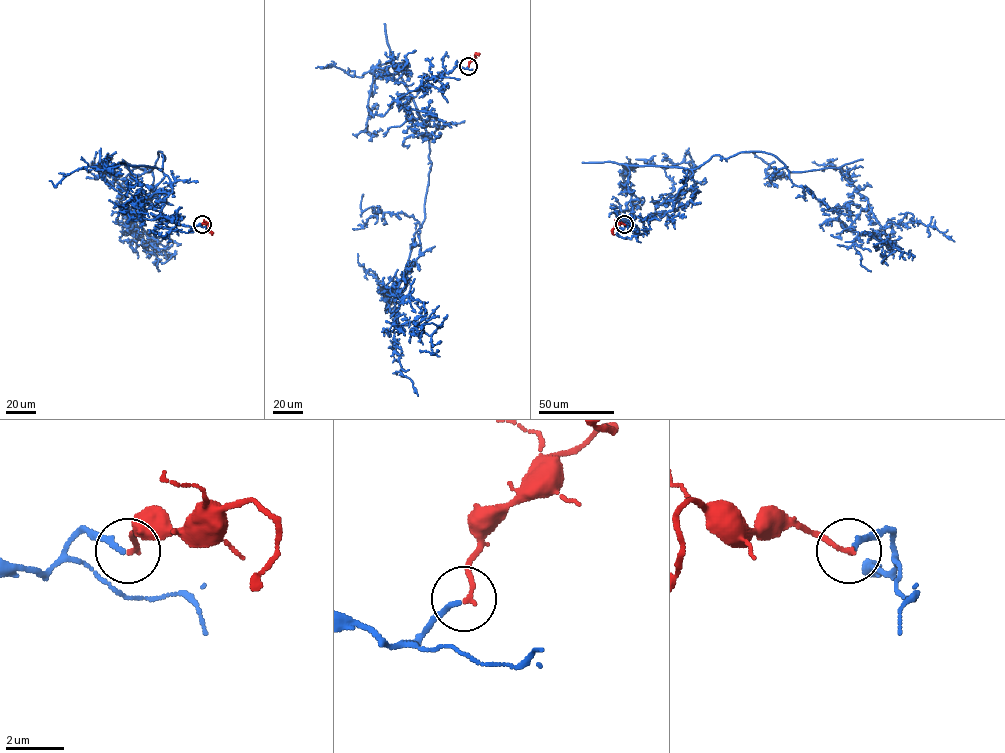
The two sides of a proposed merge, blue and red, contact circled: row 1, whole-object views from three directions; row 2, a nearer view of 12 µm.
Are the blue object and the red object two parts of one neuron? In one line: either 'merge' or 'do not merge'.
merge

